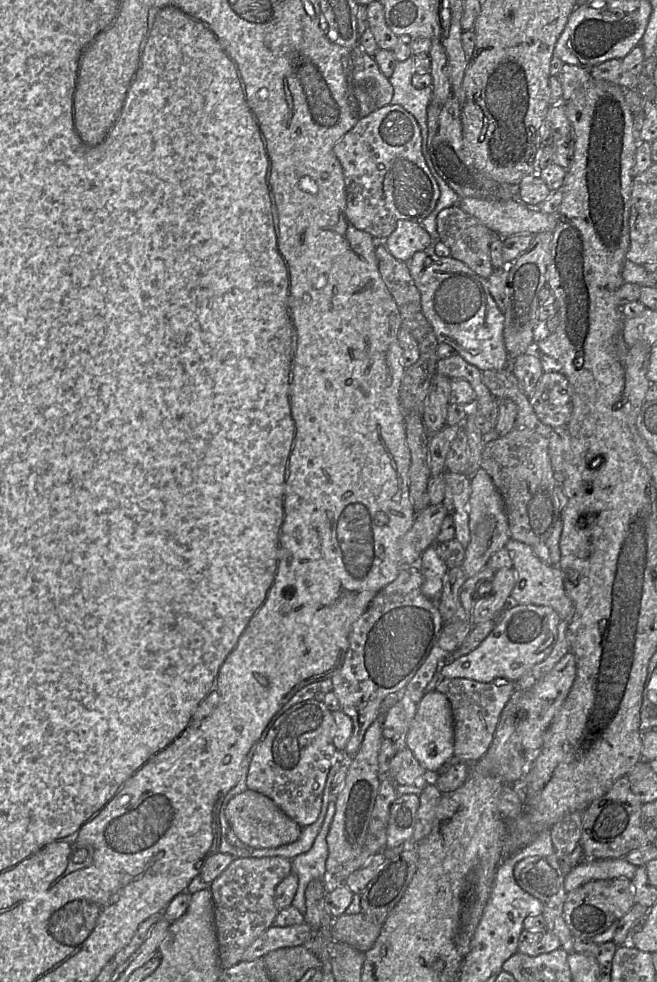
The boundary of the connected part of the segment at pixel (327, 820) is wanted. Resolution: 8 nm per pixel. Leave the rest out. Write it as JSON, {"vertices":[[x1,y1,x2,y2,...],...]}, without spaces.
{"vertices":[[330,800,328,809,312,847,292,859,292,871,298,879,298,888,292,901,292,906,297,908,305,917,306,899,305,891,310,881,322,880,326,874,326,859,328,856,327,835,335,814,335,800]]}

